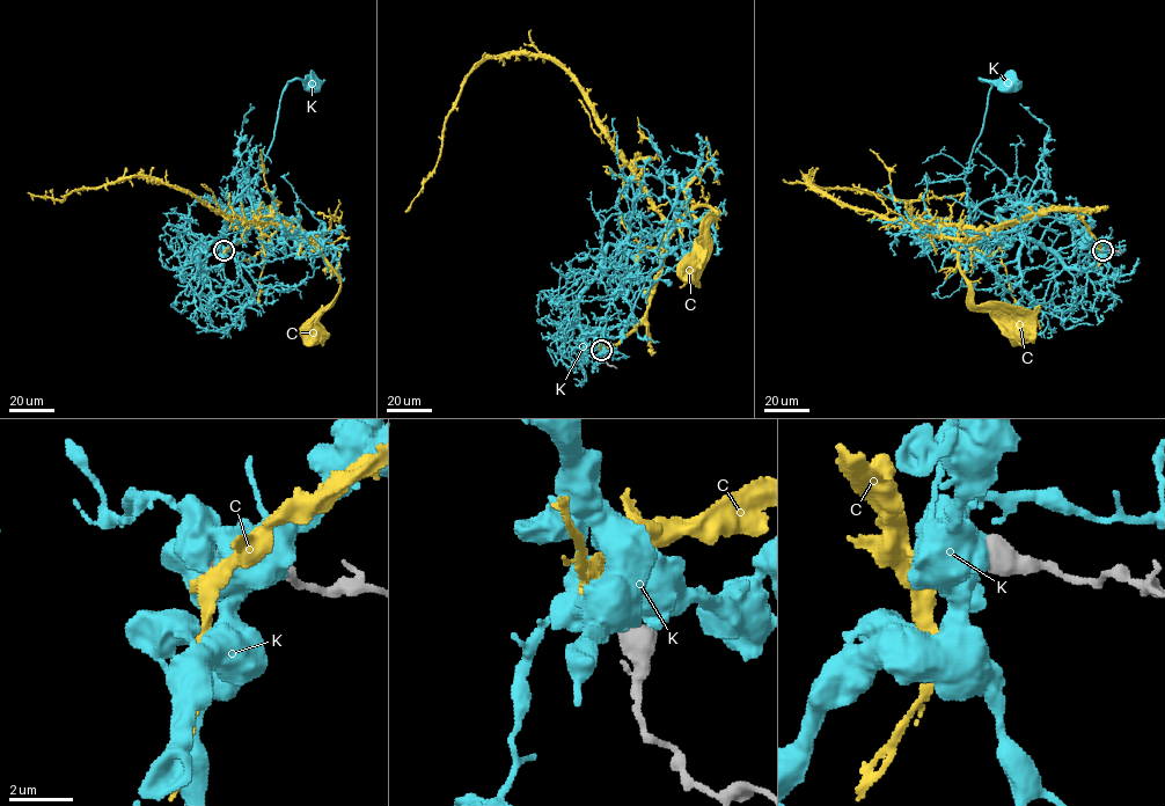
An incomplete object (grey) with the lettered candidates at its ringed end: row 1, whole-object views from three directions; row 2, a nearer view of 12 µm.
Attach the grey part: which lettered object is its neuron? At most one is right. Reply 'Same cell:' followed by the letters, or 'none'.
Same cell: none

